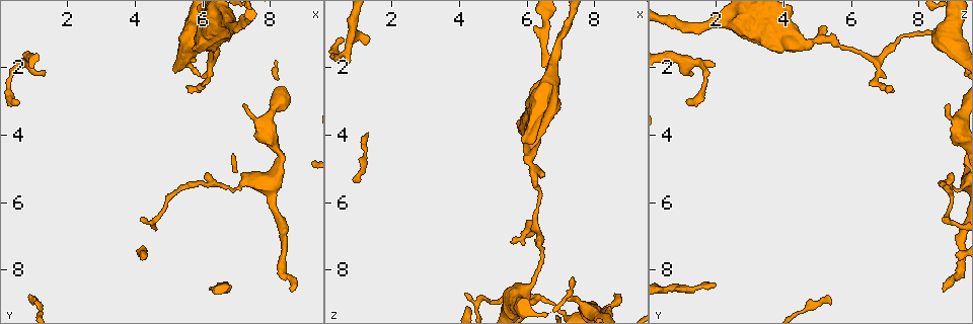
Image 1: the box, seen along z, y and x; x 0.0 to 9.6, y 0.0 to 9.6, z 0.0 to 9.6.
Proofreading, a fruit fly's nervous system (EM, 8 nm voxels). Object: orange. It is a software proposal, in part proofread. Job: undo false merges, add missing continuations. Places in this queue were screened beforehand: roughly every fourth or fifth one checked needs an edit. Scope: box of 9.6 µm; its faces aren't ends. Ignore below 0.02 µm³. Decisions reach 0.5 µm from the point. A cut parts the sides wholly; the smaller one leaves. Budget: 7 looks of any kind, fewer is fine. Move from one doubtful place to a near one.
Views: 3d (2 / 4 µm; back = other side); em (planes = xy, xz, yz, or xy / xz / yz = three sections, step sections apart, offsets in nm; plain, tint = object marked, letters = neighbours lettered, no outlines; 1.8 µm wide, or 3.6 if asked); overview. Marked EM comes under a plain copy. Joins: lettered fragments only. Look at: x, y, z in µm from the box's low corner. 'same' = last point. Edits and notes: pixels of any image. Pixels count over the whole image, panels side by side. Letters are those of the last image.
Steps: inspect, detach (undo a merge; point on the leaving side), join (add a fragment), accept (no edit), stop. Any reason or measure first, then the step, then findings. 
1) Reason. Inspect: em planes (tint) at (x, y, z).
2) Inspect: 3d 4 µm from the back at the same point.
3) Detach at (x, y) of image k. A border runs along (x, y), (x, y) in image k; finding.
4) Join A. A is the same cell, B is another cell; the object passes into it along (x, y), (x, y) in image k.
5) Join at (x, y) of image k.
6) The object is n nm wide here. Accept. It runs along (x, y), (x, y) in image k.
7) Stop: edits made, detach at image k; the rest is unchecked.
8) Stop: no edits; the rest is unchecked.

Inspect: em 3.6 µm planes (letters) at (6.50, 8.40, 2.00).

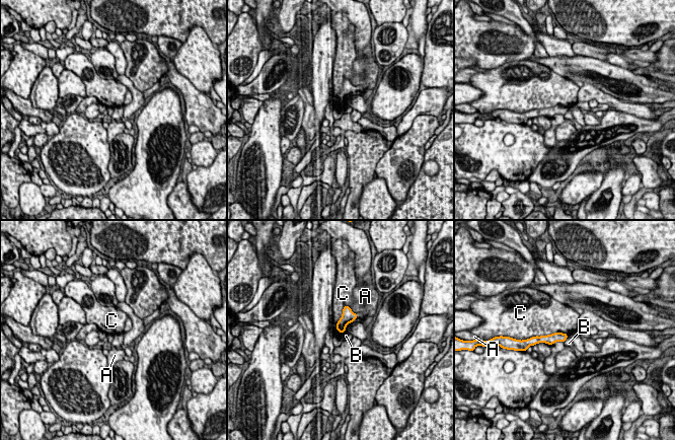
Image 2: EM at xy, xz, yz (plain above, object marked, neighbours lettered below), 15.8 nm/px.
The object is 160 nm wide here; the longest contact is with C, 550 nm. Accept. A, B and C are other cells; none of them fits.

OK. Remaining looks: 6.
Long arm stops here. Inspect: em xy step 8 (letters) at (8.60, 8.60, 8.70).

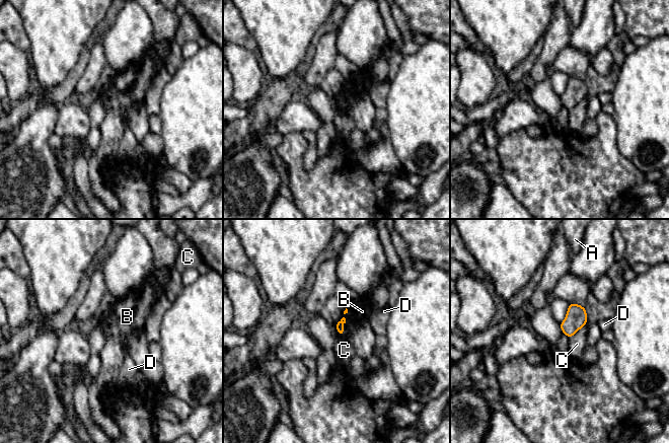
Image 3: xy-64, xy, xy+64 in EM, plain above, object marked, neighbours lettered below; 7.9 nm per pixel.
Inspect: em planes (letters) at the same point.

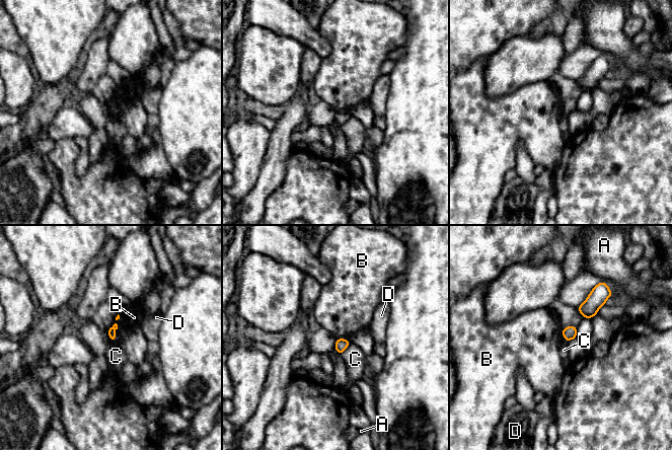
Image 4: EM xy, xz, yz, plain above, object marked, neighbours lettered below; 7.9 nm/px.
Accept. A, B, C and D are other cells; a border runs along (115, 322), (116, 339), (112, 342) in image 4; none of them fits.

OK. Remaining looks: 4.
An open end. Inspect: em 3.6 µm planes (letters) at (1.30, 2.25, 1.20).

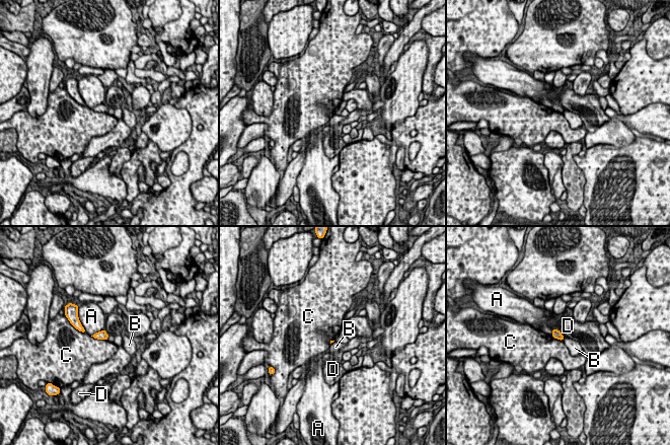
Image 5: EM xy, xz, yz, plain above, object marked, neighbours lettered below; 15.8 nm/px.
The longest contact is with C, 280 nm. Accept. A, B, C and D are other cells; a border runs along (90, 336), (106, 340) in image 5; no lettered fragment goes on from it.

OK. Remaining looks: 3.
Stop: no edits; the rest is unchecked.

